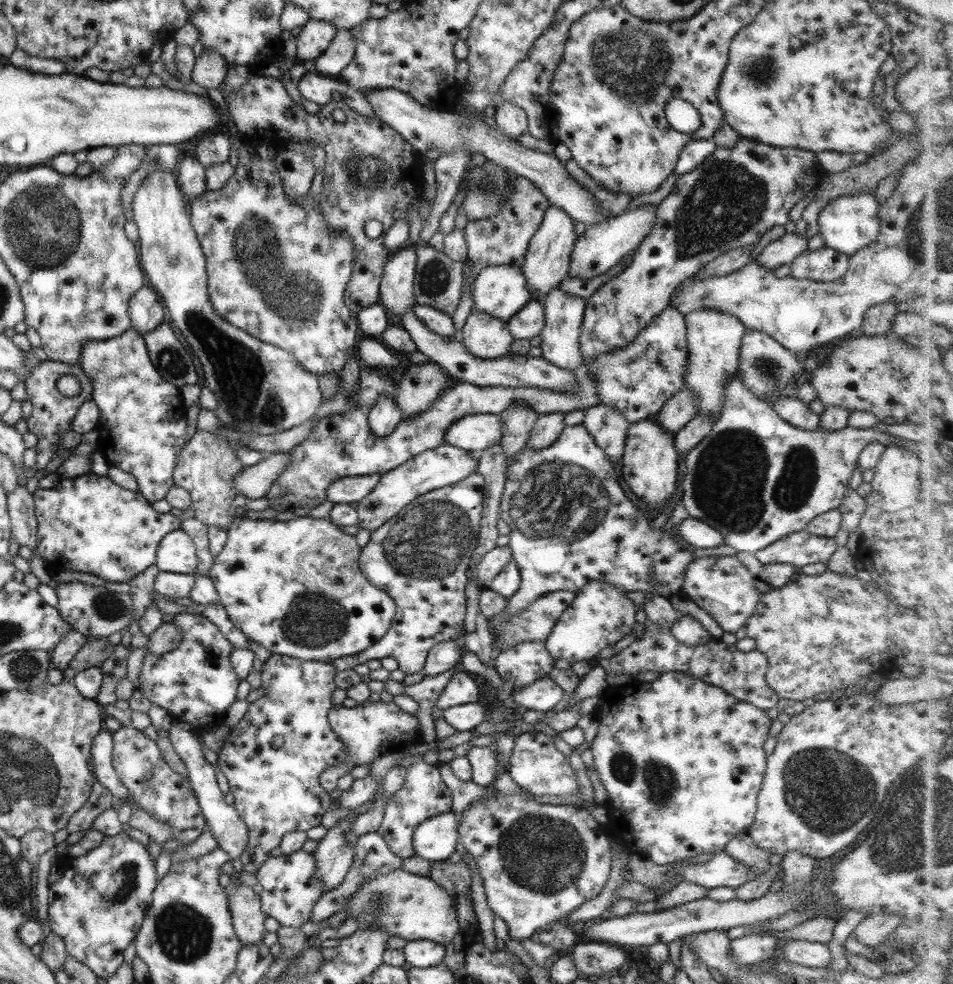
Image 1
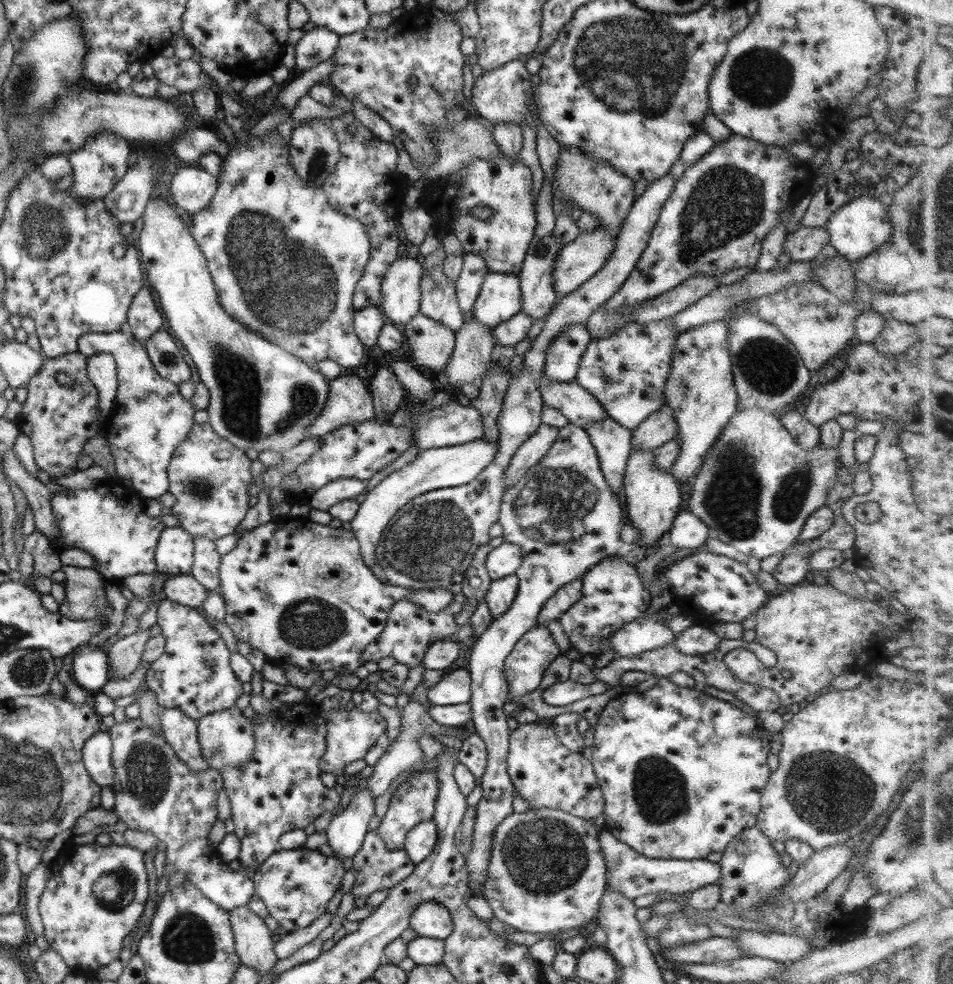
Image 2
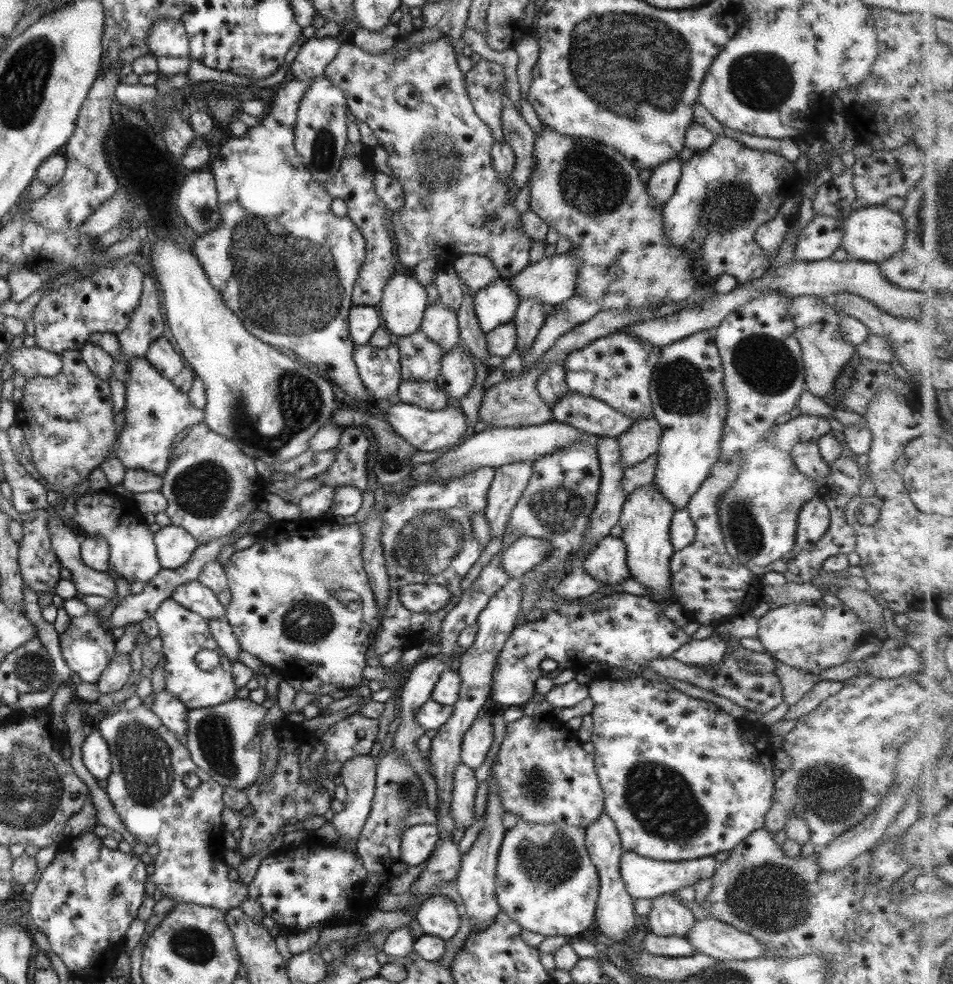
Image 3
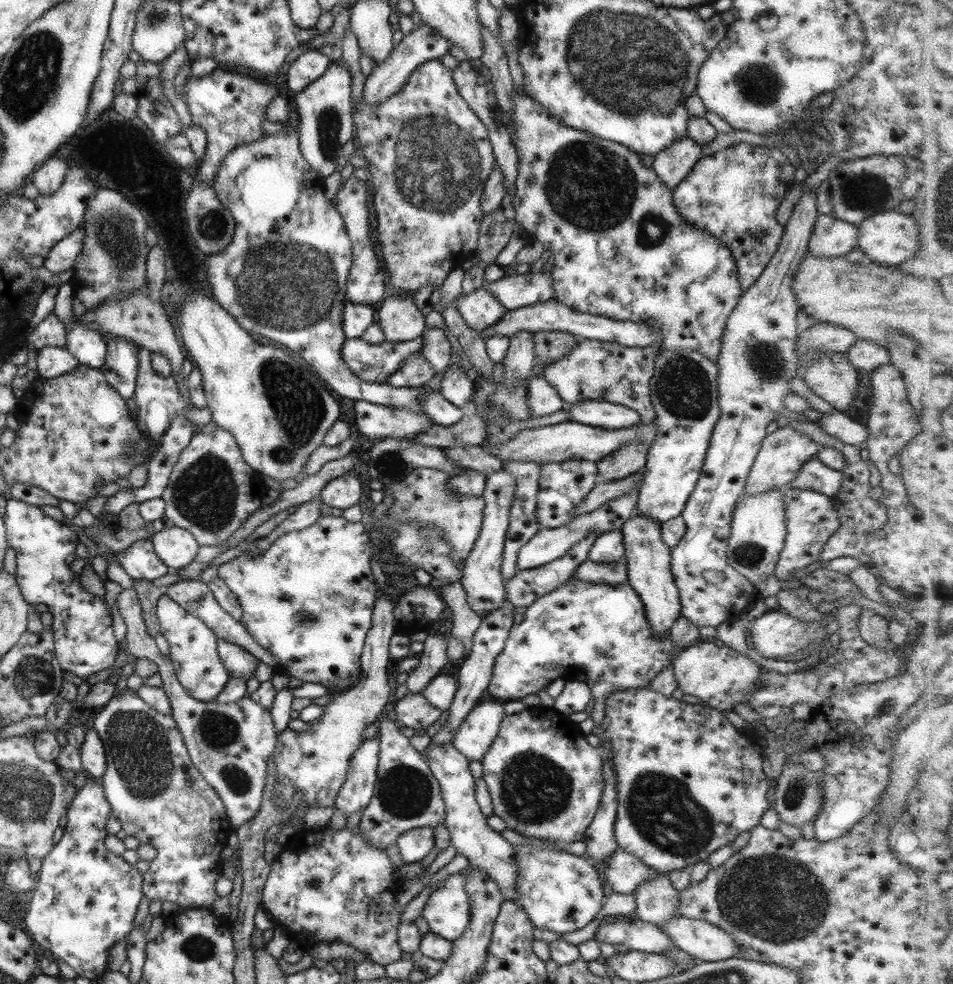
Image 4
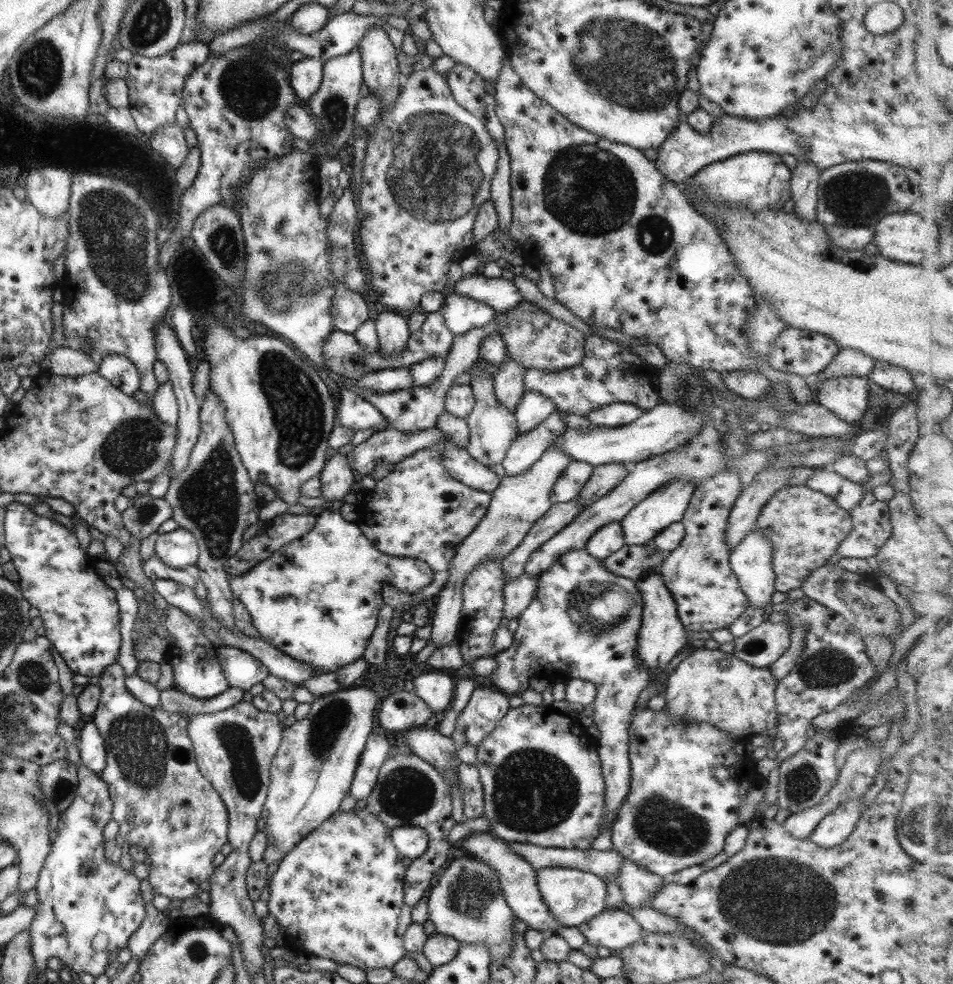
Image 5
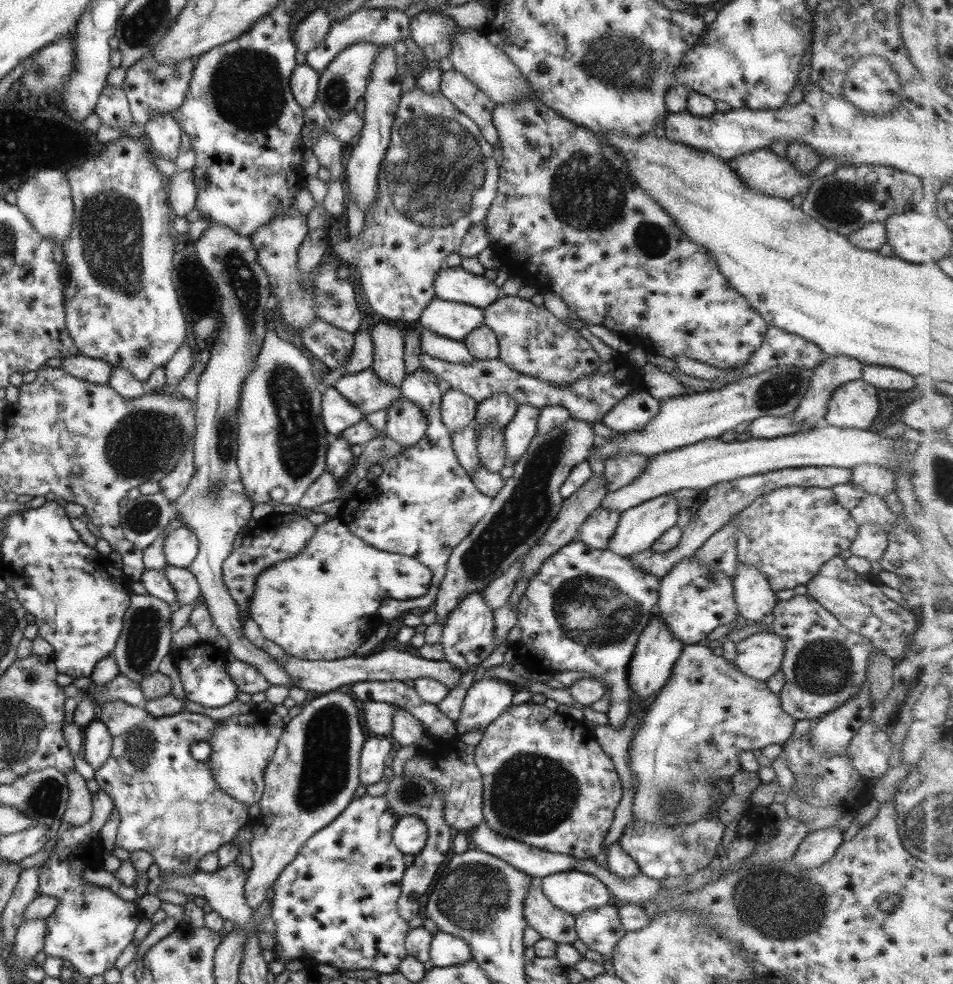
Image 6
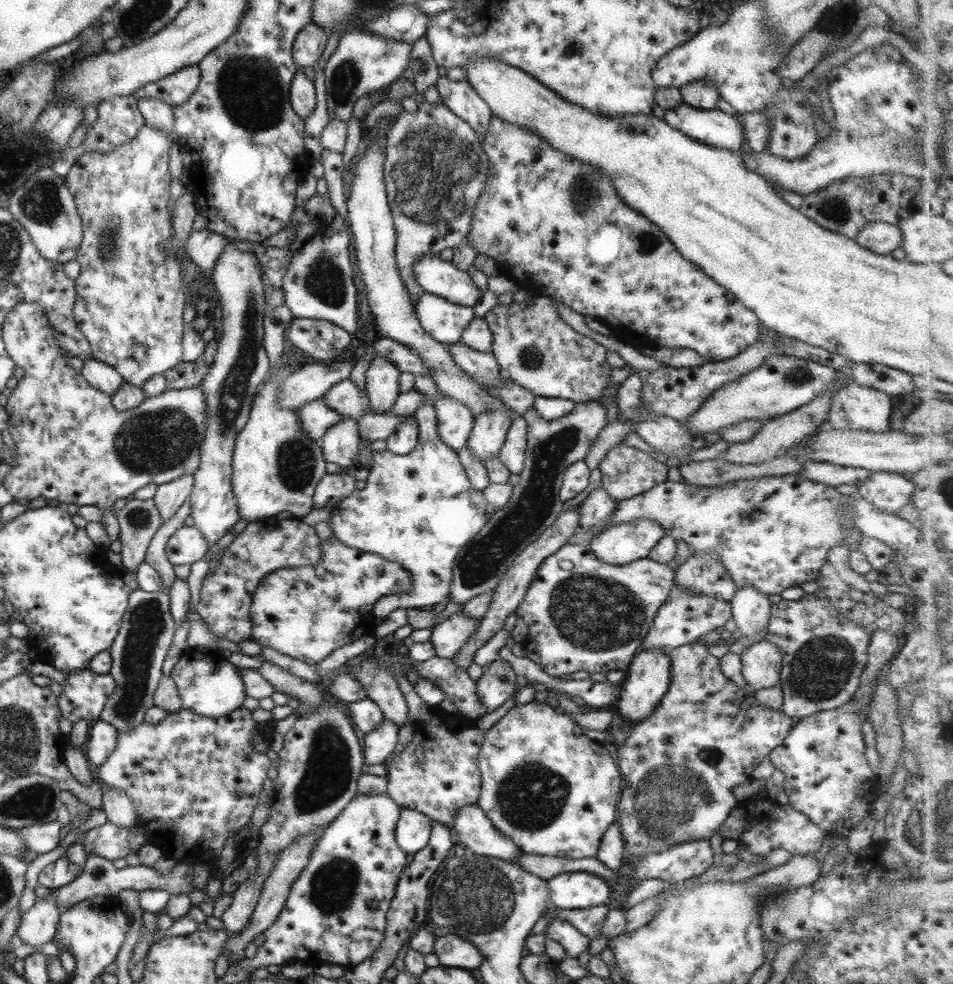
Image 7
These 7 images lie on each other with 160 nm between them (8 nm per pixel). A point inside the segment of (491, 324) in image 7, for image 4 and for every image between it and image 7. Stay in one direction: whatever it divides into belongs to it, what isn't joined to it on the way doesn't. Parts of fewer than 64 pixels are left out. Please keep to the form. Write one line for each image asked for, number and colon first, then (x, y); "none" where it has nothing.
4: (548, 346)
5: (534, 339)
6: (530, 340)

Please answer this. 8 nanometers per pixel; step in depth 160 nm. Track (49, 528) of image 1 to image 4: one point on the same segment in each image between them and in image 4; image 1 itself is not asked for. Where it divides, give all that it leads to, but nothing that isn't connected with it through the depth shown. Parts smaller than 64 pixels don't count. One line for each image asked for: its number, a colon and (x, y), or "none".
2: (108, 521)
3: (132, 555)
4: (138, 560)

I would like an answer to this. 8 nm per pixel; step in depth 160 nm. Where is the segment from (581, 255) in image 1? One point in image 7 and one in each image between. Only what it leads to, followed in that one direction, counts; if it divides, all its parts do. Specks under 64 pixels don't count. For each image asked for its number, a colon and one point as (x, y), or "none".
2: (578, 260)
3: (550, 280)
4: (513, 291)
5: (500, 295)
6: (451, 284)
7: (435, 276)

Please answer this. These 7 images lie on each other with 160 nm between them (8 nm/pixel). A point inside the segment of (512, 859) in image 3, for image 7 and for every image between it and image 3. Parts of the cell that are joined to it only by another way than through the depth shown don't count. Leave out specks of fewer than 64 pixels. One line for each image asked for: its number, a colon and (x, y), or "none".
4: (561, 892)
5: (573, 897)
6: (572, 891)
7: (578, 890)

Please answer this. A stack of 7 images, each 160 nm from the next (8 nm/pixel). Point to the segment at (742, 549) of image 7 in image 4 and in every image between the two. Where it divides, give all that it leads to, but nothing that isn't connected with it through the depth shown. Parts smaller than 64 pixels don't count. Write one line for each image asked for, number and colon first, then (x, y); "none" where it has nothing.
4: (810, 519)
5: (803, 526)
6: (788, 533)

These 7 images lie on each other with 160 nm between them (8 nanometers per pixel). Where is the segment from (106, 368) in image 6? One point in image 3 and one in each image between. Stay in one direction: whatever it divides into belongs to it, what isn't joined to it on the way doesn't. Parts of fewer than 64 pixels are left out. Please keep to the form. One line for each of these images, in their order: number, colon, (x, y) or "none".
3: (28, 362)
4: (51, 362)
5: (64, 362)

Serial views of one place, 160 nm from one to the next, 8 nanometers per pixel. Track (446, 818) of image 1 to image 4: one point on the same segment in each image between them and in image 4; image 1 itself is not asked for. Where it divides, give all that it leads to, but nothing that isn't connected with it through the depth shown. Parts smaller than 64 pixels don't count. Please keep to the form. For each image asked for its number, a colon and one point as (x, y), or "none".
2: (419, 841)
3: (416, 842)
4: (412, 845)

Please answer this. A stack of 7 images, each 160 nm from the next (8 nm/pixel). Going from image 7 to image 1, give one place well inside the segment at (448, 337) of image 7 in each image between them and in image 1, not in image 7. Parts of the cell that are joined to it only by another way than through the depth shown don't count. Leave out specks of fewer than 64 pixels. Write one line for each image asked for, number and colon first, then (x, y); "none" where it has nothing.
1: (499, 291)
2: (498, 300)
3: (495, 304)
4: (479, 309)
5: (460, 314)
6: (453, 320)

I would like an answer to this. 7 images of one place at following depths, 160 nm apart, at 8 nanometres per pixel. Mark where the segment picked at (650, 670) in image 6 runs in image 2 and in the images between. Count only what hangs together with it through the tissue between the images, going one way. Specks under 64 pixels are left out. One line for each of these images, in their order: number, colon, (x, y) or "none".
2: (652, 497)
3: (644, 520)
4: (647, 564)
5: (660, 636)

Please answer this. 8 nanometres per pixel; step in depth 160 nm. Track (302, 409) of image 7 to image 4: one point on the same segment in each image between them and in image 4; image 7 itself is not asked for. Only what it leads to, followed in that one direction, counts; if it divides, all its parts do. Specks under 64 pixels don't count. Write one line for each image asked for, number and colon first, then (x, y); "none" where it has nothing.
4: (372, 421)
5: (353, 412)
6: (337, 414)

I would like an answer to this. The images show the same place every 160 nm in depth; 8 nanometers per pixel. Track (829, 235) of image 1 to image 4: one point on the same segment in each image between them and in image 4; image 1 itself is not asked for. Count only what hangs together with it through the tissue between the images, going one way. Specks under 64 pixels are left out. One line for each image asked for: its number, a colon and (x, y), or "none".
2: (856, 229)
3: (873, 233)
4: (889, 238)

